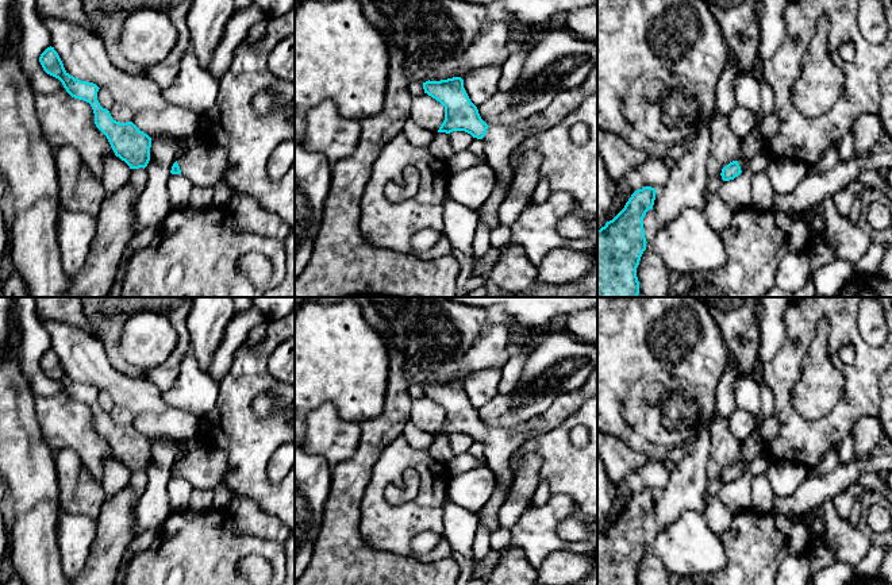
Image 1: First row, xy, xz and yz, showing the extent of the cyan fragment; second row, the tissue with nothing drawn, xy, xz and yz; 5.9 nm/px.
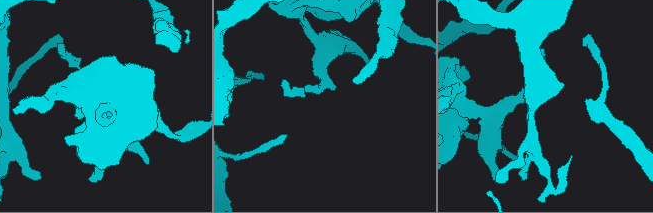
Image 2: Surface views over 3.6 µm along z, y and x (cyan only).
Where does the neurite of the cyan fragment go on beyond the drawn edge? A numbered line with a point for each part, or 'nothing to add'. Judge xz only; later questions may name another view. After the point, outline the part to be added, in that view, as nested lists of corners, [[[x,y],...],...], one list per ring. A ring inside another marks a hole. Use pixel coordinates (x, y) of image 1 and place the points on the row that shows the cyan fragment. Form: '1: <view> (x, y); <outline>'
1: xz (500, 141); [[[597,65],[589,72],[584,82],[574,89],[561,92],[539,113],[515,124],[489,126],[484,141],[487,163],[496,176],[493,190],[481,205],[480,222],[491,230],[500,226],[499,208],[510,188],[514,169],[510,165],[511,154],[530,136],[541,134],[578,108],[589,96],[597,95]]]

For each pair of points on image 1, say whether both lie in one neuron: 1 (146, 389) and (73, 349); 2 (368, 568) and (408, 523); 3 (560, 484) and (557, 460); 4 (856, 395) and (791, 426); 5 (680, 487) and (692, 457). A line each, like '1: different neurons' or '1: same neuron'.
1: same neuron
2: different neurons
3: same neuron
4: same neuron
5: same neuron

